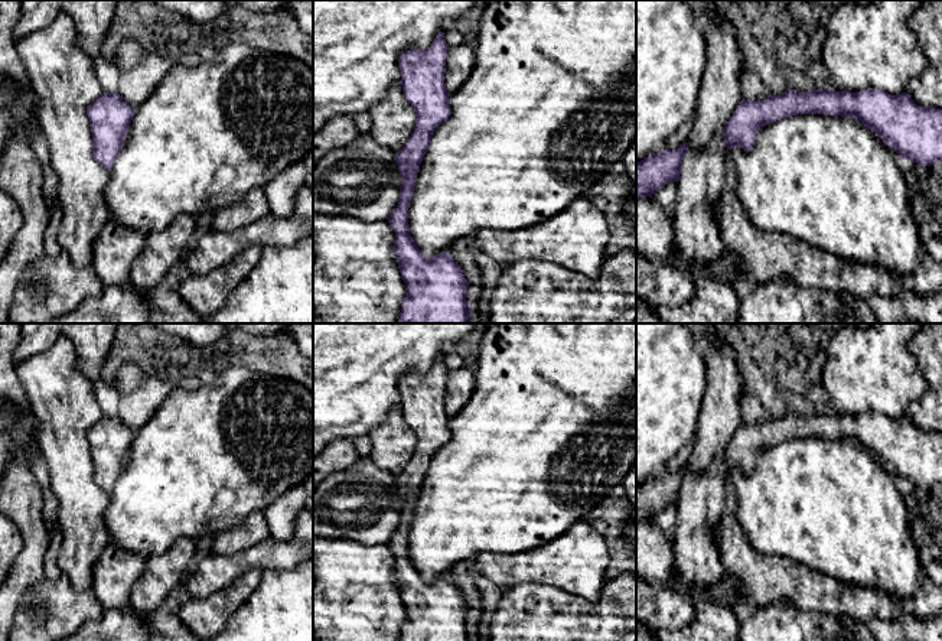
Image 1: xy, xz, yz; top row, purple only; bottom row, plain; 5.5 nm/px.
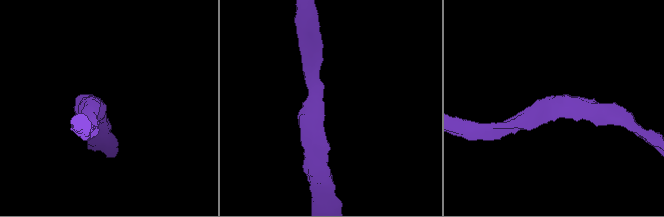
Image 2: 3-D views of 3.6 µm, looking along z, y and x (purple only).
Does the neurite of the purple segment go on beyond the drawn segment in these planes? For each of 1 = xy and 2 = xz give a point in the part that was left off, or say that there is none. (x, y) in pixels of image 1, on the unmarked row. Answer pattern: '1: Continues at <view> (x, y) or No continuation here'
1: No continuation here
2: No continuation here

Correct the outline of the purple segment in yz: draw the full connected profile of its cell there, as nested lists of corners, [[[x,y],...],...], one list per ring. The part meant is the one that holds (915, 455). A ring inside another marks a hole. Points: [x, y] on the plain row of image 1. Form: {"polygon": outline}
{"polygon": [[[877,411],[858,416],[788,413],[767,423],[743,422],[723,452],[727,476],[739,469],[752,474],[760,450],[798,437],[832,437],[860,443],[902,484],[919,489],[942,485],[942,432],[917,429],[909,417],[892,419]]]}

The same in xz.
{"polygon": [[[440,355],[426,374],[410,372],[398,383],[405,423],[415,435],[415,450],[405,469],[395,476],[402,498],[400,524],[388,541],[395,556],[395,577],[407,609],[400,641],[470,641],[466,624],[469,605],[450,575],[426,580],[414,566],[408,551],[408,531],[420,488],[431,458],[450,437],[450,416],[444,407],[449,368]]]}

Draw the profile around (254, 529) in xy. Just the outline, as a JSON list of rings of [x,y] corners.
[[[263,511],[250,514],[238,527],[218,533],[212,537],[212,553],[235,556],[237,553],[270,537]]]

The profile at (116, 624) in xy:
[[[107,609],[100,619],[85,622],[74,635],[59,641],[149,641],[149,628],[144,615]]]

